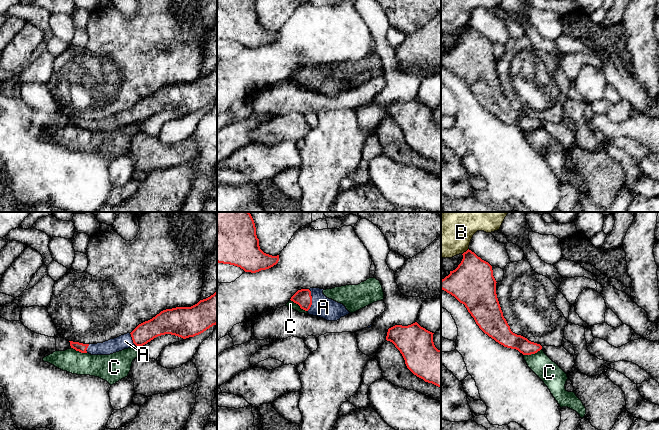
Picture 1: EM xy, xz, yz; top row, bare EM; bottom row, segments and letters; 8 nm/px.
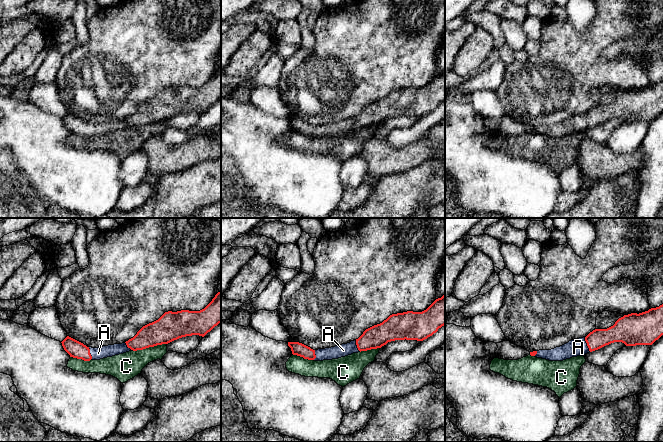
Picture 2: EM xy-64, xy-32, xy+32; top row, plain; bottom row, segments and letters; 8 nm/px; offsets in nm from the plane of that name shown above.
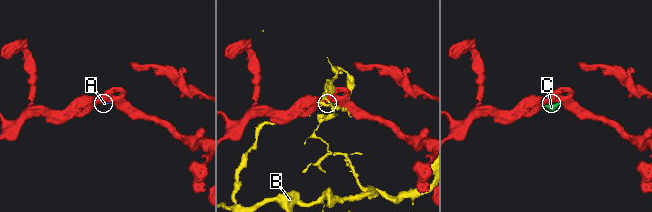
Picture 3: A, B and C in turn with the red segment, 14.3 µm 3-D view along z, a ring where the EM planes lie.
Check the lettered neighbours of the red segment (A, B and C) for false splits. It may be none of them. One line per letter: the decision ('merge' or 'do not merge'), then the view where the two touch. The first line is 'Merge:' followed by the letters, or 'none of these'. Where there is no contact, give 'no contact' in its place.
Merge: A
A: merge | xz
B: do not merge | yz
C: do not merge | xz

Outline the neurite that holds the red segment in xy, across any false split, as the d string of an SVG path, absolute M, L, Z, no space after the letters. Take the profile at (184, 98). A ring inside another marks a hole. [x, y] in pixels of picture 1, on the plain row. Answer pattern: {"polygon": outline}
{"polygon": "M217 67L191 83L176 83L161 87L139 100L131 109L103 119L70 118L71 124L91 131L110 131L124 125L143 122L154 114L171 110L183 115L199 111L217 100Z"}

